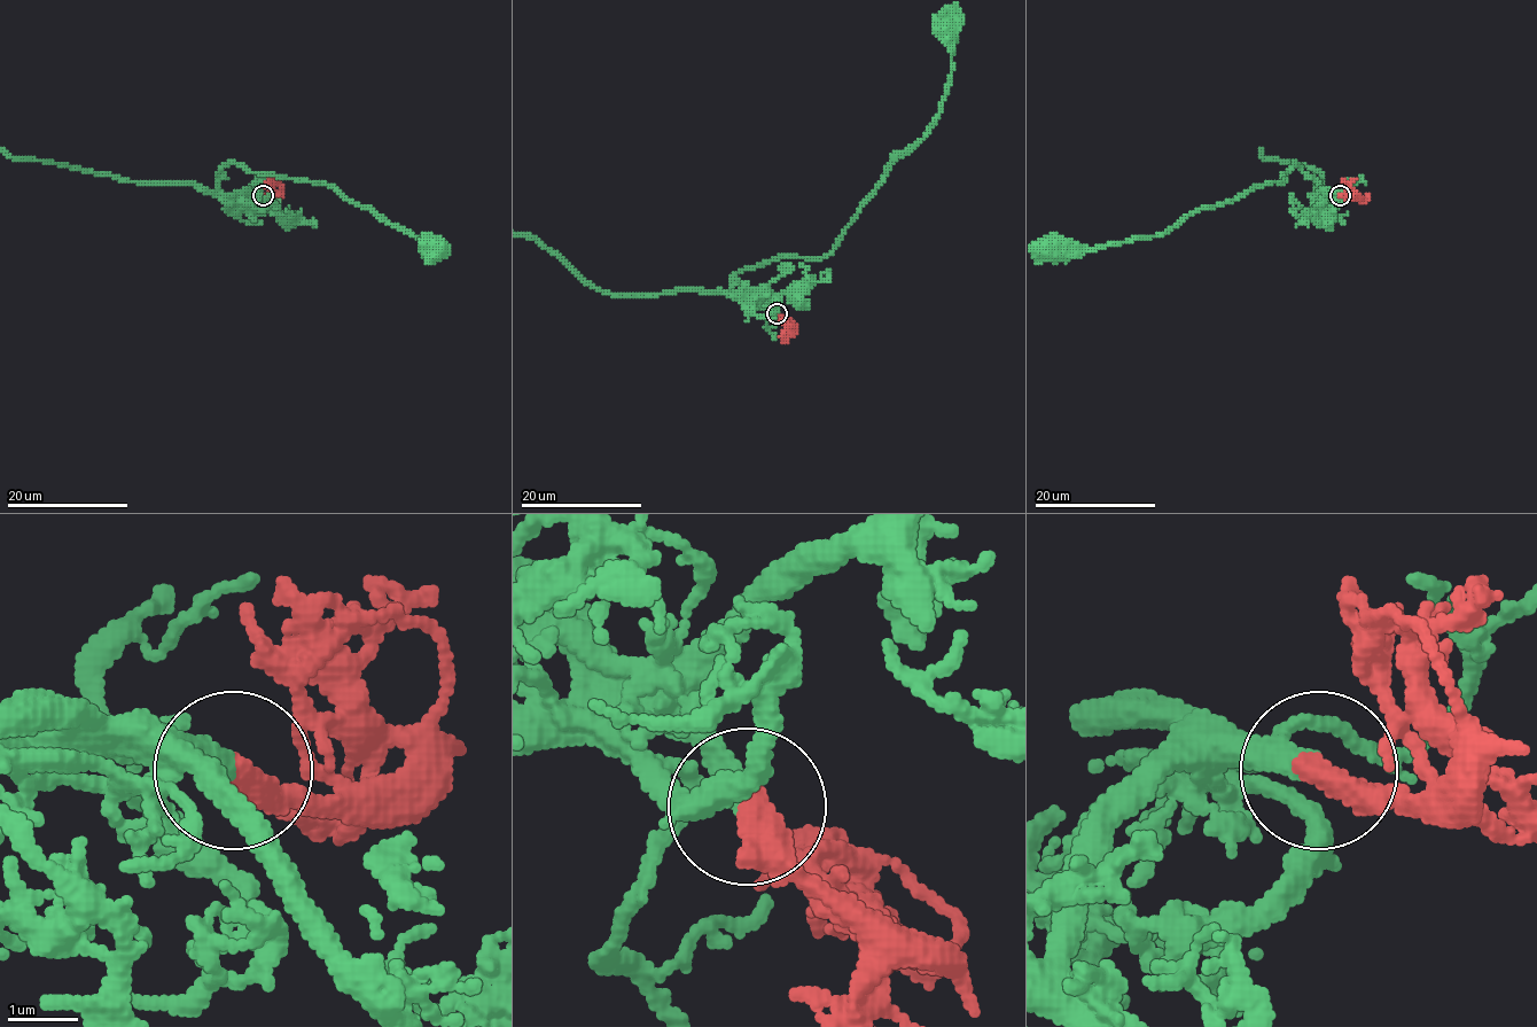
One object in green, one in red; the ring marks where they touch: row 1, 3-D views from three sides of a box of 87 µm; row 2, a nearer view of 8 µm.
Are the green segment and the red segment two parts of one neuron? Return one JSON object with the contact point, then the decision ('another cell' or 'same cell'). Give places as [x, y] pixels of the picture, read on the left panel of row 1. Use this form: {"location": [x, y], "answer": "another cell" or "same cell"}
{"location": [263, 195], "answer": "same cell"}

